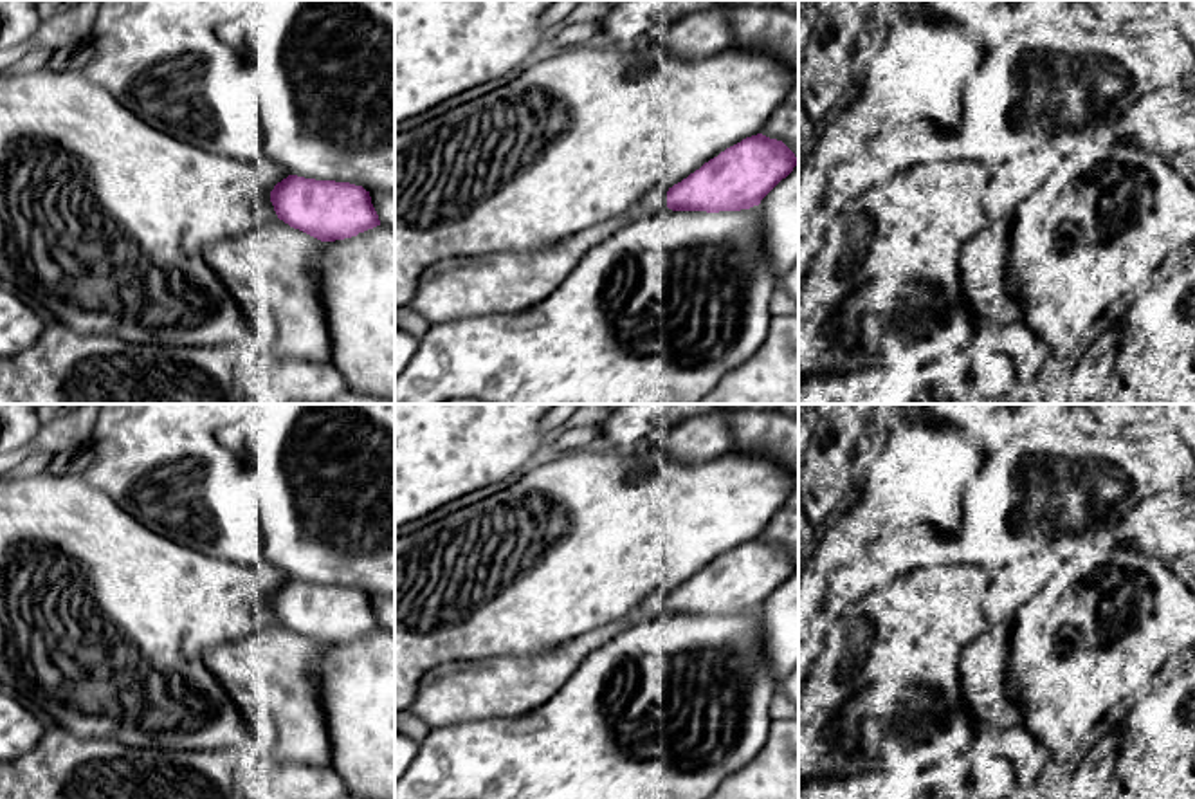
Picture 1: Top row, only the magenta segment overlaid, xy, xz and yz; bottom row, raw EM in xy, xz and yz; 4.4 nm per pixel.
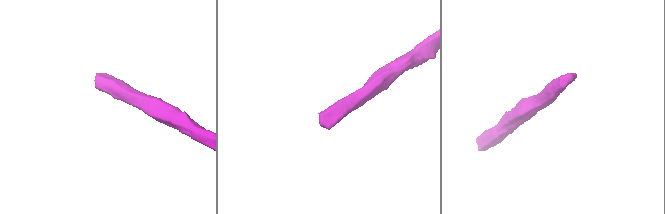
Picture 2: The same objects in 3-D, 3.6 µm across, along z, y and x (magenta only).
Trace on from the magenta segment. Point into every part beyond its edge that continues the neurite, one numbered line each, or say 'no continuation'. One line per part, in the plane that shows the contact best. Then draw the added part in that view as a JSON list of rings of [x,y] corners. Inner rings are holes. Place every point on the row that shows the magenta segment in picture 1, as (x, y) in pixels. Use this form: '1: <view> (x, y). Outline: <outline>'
1: xz (655, 202). Outline: [[[652,188],[636,206],[627,211],[627,216],[636,222],[663,213],[667,207],[667,188]]]

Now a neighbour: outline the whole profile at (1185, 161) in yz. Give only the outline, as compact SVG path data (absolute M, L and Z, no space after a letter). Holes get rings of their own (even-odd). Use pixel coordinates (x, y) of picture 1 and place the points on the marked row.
M1195 148L1173 159L1181 175L1195 188Z

